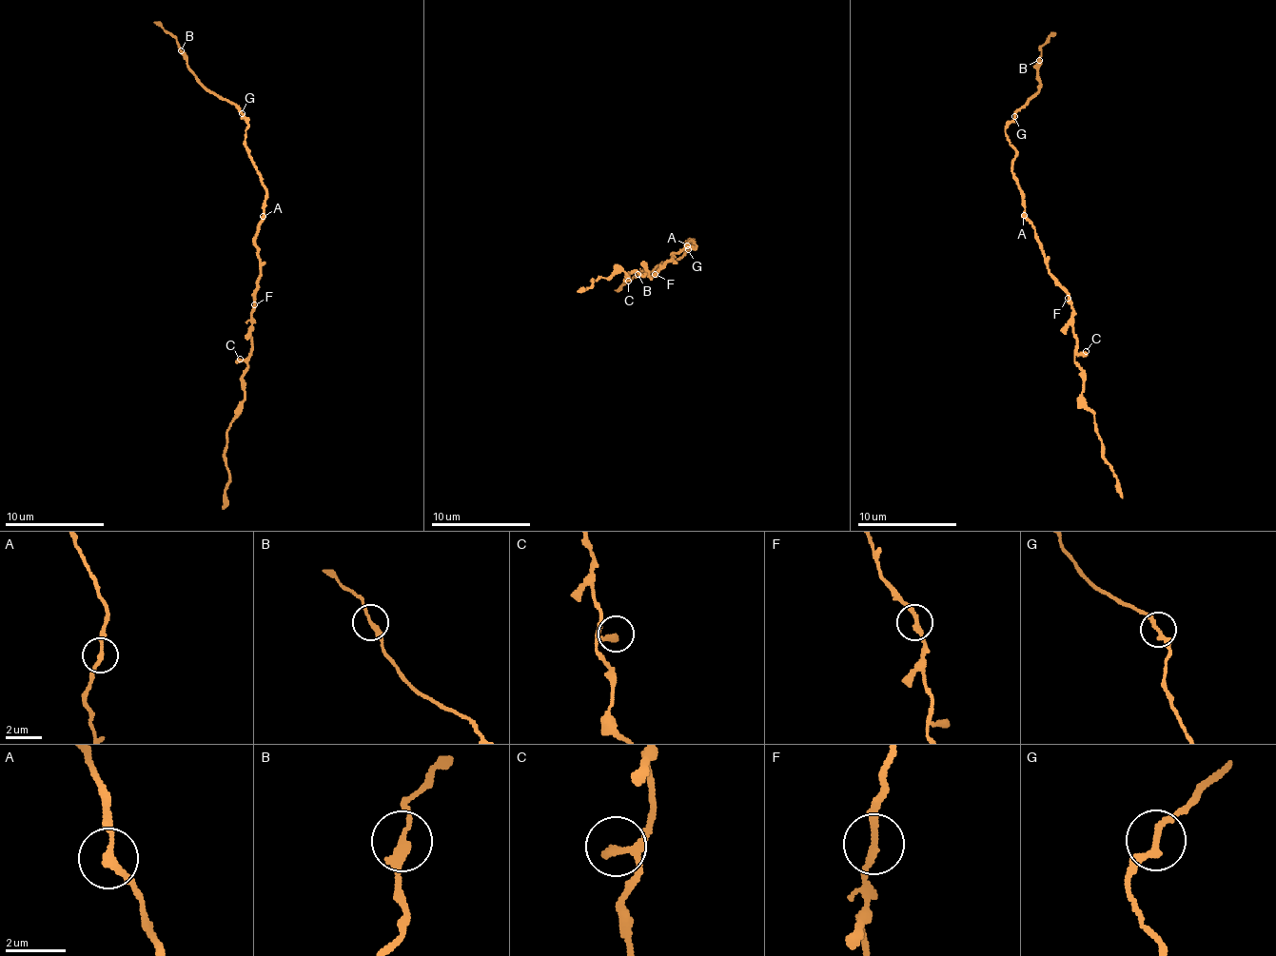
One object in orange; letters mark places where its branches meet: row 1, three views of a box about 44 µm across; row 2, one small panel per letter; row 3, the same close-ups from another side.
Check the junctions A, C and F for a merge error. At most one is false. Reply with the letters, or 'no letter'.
no letter

